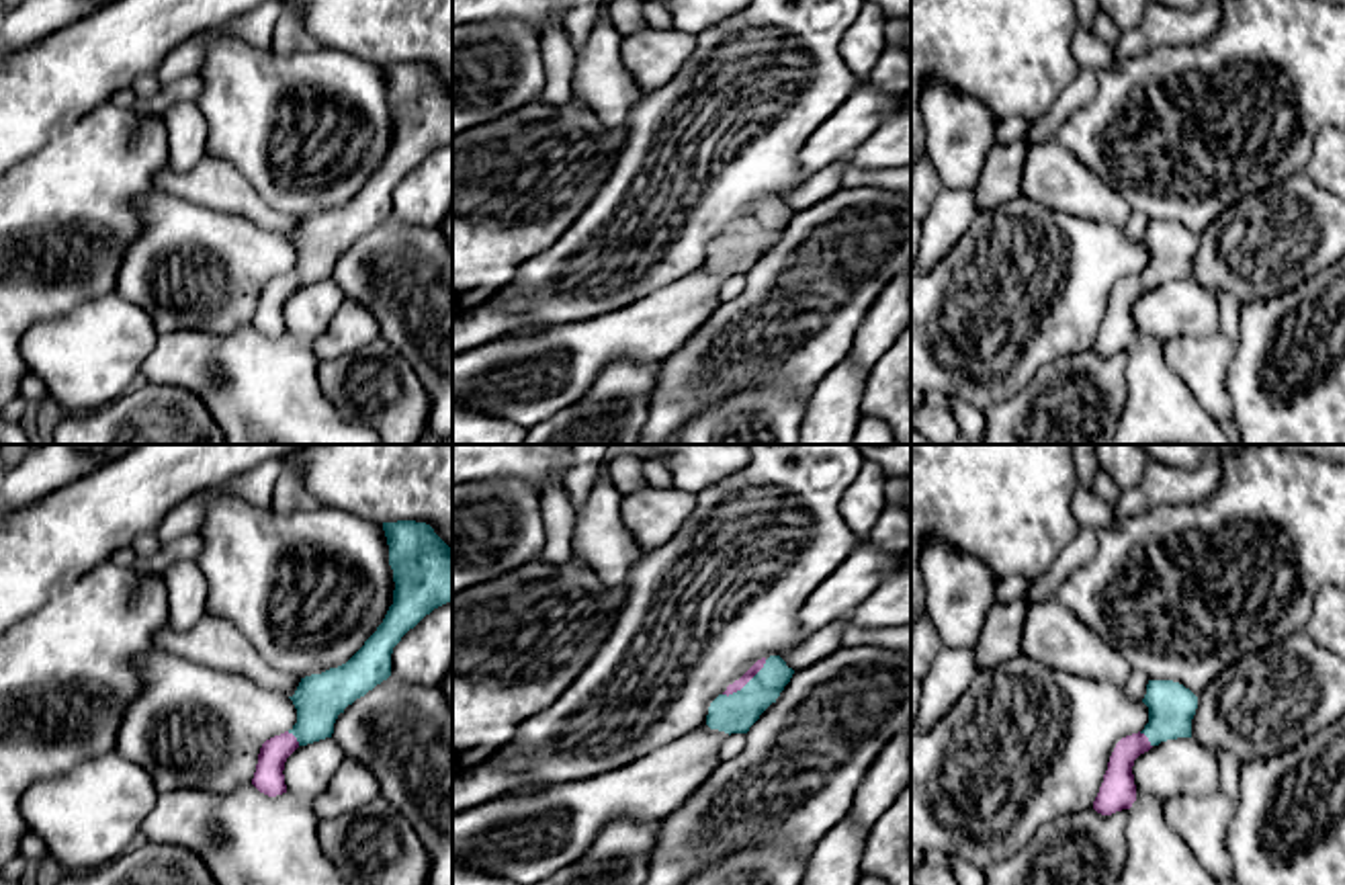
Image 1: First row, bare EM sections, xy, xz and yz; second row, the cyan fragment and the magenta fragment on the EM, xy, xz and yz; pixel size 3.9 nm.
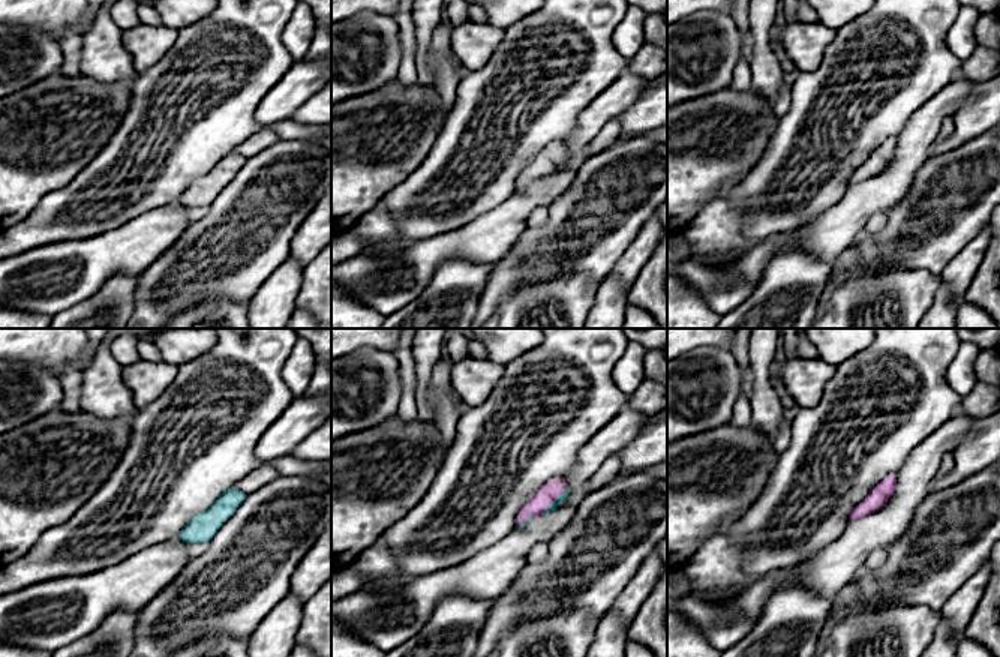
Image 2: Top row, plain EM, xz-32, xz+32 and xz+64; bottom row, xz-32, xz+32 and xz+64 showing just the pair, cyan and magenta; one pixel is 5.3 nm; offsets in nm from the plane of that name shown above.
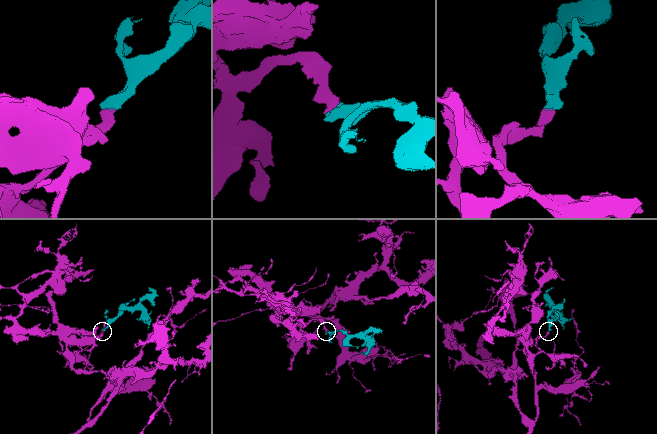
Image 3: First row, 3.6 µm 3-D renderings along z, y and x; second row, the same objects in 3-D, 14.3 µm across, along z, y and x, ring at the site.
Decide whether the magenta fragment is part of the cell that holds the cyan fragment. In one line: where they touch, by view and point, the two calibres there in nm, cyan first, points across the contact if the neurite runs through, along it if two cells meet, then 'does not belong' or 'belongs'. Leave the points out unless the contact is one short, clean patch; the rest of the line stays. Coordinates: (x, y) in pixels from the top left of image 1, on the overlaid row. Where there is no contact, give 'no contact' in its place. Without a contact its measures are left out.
meets cyan in xz at (748, 683); 160 nm thick on the cyan side, 50 nm on the other; runs through xz (735, 713), (748, 697), (748, 683), (738, 685); belongs

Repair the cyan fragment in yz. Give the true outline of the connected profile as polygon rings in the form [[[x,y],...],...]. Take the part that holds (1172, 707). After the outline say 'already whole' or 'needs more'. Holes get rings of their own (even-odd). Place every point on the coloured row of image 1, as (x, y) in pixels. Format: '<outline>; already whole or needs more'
[[[1148,680],[1142,703],[1148,707],[1148,723],[1116,744],[1093,801],[1101,815],[1130,809],[1136,801],[1132,766],[1140,754],[1167,740],[1191,738],[1198,697],[1189,688],[1173,680]]]; needs more

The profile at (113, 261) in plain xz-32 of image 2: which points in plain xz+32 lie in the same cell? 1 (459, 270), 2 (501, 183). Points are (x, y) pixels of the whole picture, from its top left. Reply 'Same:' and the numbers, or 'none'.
Same: none

